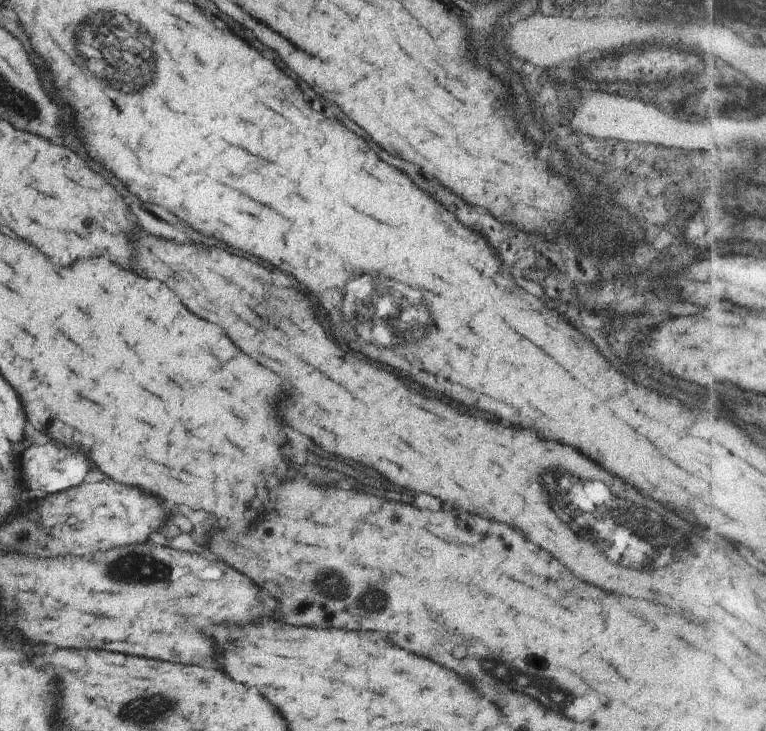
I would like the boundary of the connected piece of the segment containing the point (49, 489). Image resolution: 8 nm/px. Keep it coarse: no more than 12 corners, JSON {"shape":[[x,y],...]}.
{"shape":[[49,442],[19,456],[29,498],[77,486],[87,456]]}

